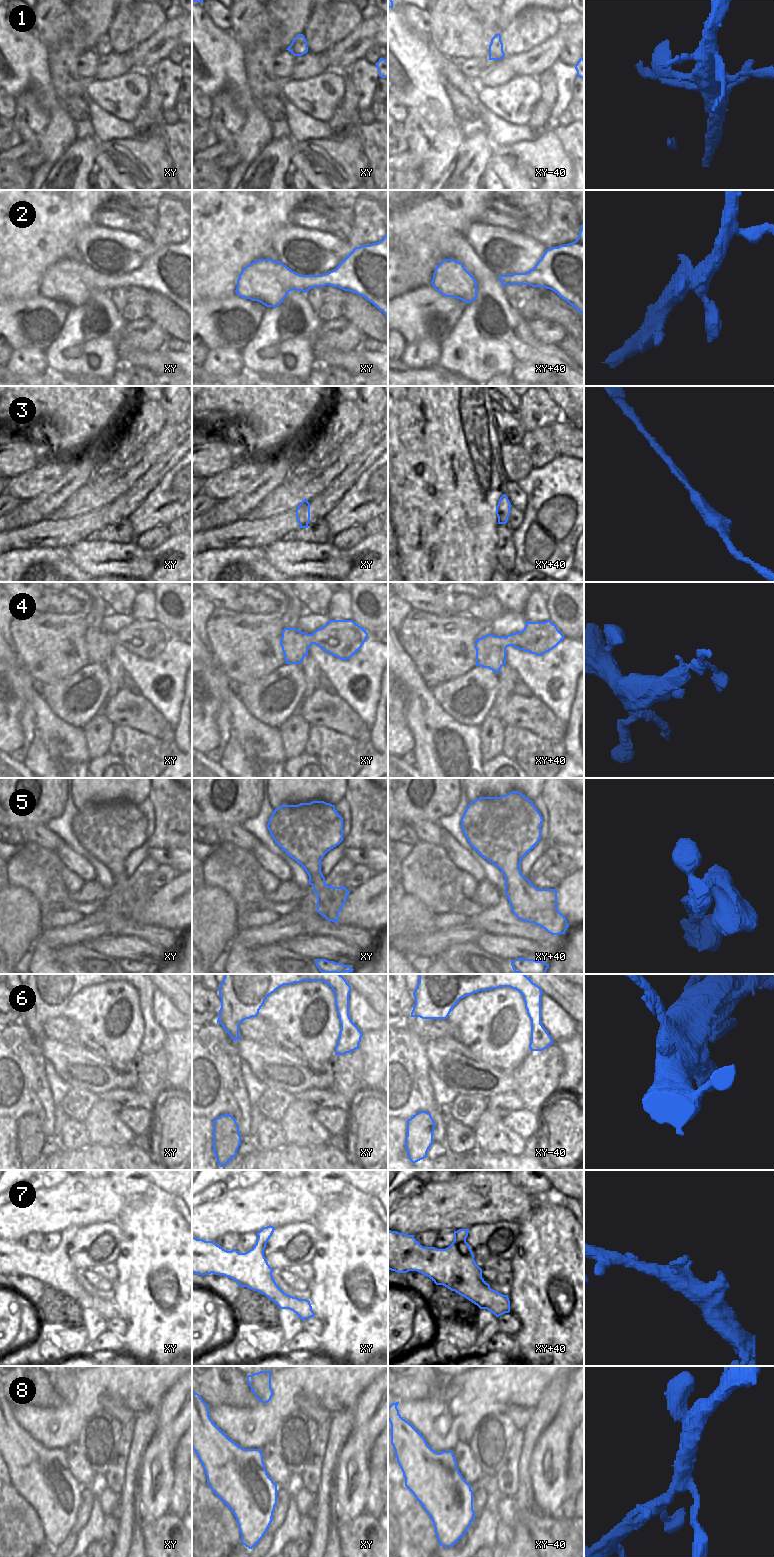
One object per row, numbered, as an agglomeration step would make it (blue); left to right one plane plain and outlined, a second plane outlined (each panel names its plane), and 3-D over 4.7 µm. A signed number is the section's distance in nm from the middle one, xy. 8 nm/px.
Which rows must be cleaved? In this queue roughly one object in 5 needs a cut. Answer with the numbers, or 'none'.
4, 8

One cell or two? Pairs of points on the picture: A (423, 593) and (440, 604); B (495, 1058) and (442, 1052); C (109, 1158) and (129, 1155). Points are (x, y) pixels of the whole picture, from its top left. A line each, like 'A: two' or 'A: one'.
A: one
B: two
C: one

